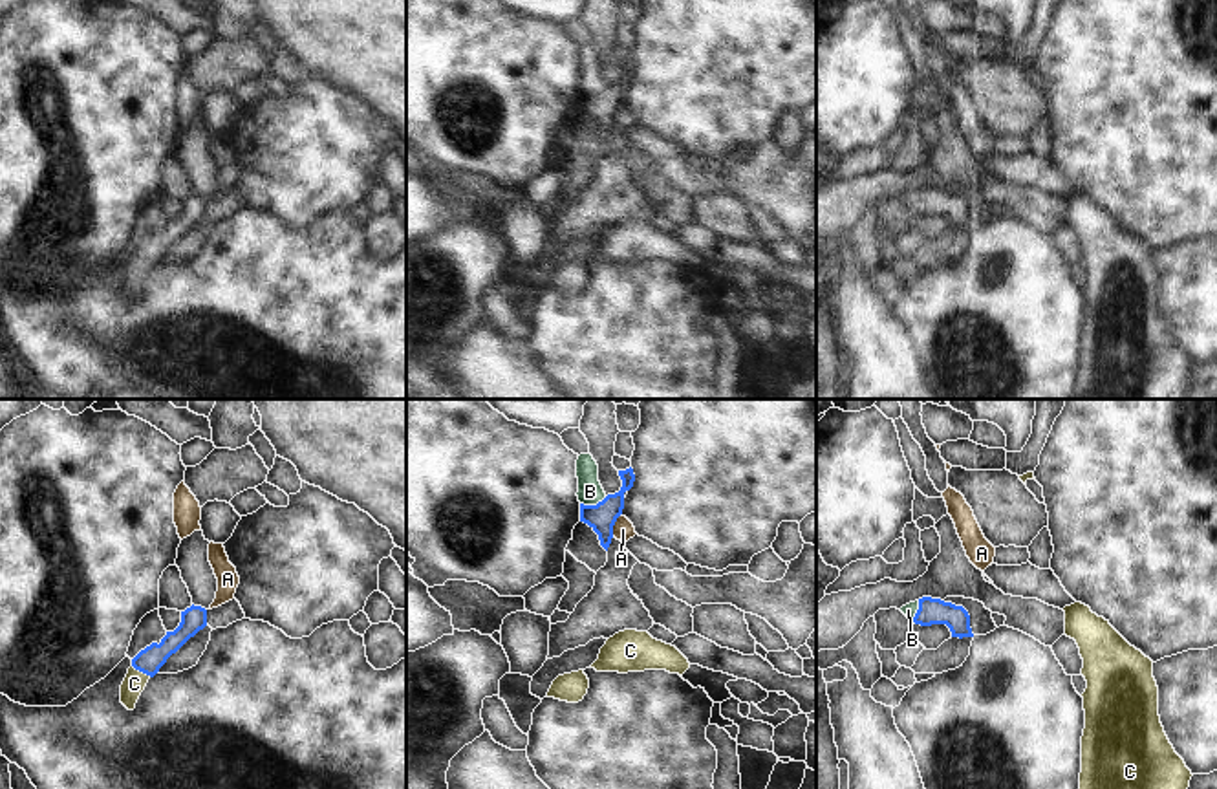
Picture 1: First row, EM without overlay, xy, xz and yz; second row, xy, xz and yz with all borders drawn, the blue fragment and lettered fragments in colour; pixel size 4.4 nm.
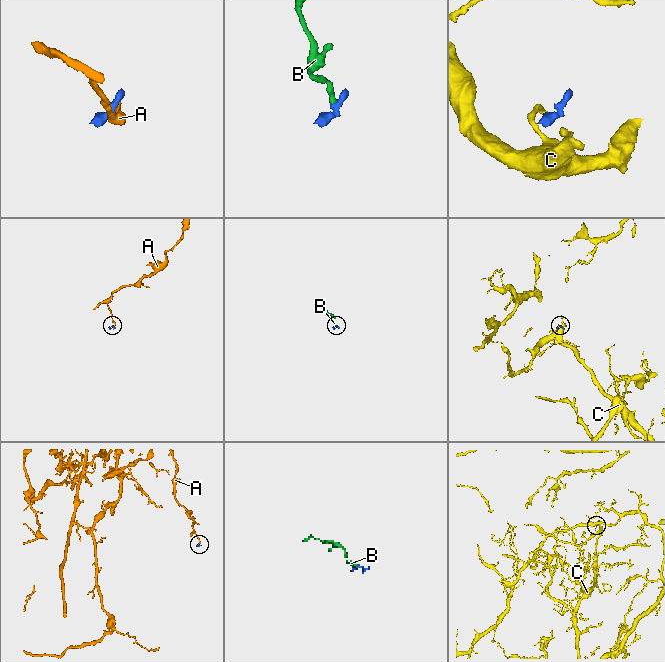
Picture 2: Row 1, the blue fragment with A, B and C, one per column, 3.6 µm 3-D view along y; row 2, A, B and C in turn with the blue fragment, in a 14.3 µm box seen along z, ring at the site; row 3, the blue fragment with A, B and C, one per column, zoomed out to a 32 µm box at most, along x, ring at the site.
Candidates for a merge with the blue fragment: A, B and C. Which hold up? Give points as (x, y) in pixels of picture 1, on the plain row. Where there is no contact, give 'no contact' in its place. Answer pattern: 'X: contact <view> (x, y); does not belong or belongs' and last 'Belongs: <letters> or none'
A: contact xz (613, 114); does not belong
B: contact xz (593, 96); belongs
C: contact xy (141, 260); belongs
Belongs: B, C

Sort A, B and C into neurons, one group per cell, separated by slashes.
A / B C

